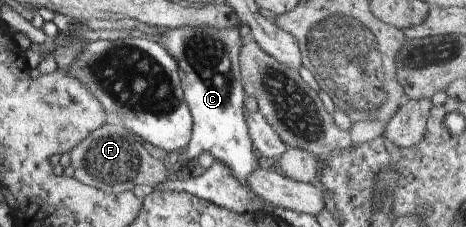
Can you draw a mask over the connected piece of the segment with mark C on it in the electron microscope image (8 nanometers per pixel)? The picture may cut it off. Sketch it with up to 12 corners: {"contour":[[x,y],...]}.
{"contour":[[238,28],[154,38],[192,118],[184,174],[210,152],[248,188],[259,168],[243,116]]}

